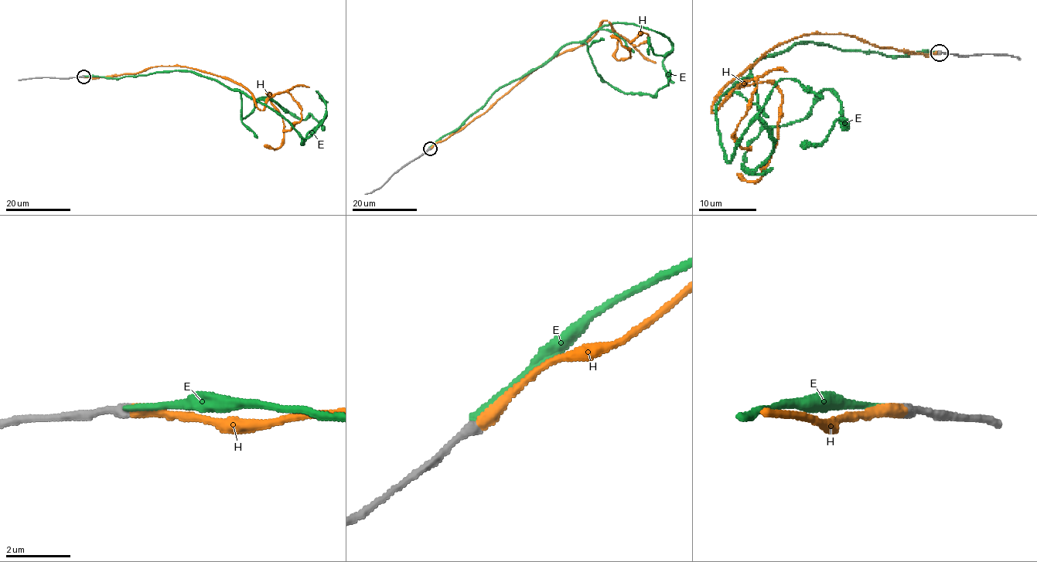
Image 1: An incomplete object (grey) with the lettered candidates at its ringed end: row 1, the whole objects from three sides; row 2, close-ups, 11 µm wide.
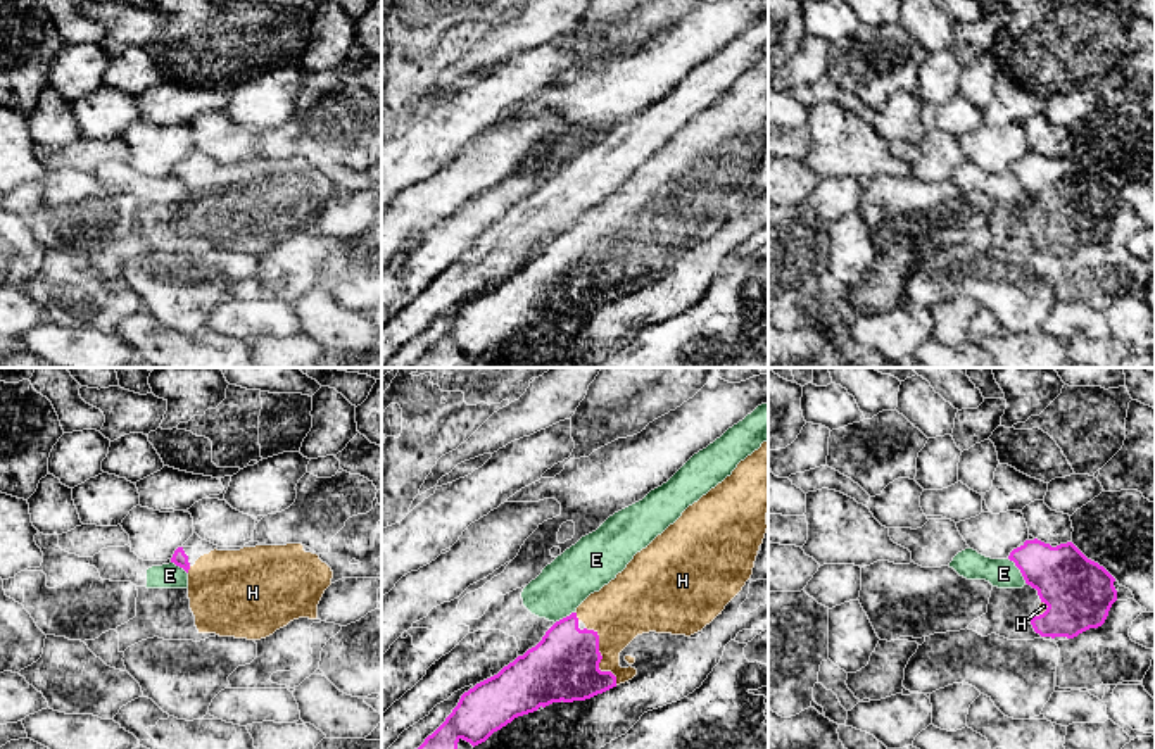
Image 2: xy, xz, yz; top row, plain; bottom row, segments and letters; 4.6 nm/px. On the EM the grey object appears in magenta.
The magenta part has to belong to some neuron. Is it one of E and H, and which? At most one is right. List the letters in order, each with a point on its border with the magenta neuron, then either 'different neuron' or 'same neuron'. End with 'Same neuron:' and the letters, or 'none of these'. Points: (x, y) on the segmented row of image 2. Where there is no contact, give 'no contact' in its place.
E: yz (1019, 568) | different neuron
H: xz (601, 658) | same neuron
Same neuron: H

